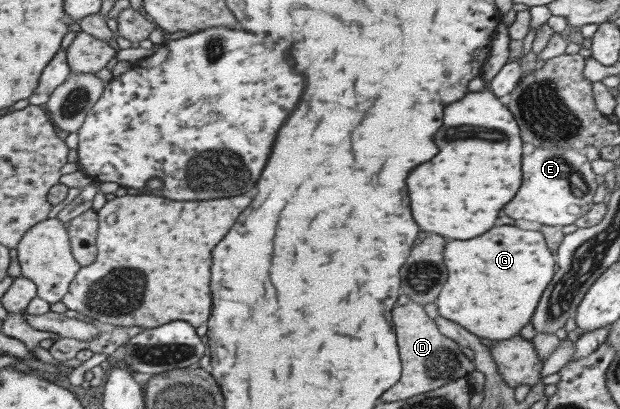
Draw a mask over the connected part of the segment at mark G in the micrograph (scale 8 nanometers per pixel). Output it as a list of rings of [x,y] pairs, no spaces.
[[[513,225],[491,227],[477,239],[445,243],[443,251],[449,277],[435,299],[438,315],[475,337],[493,341],[517,335],[530,321],[556,267],[554,254],[539,230],[521,230]]]

